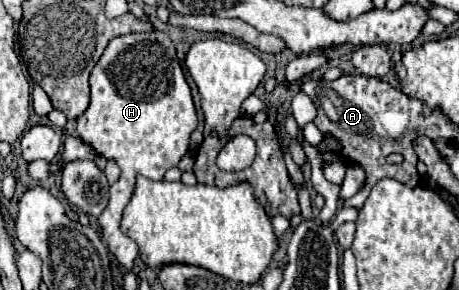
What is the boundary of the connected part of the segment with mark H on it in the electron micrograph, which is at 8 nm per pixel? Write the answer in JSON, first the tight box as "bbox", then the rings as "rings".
{"bbox":[77,30,199,270],"rings":[[[159,30],[131,32],[125,36],[115,36],[107,44],[107,48],[101,54],[99,62],[95,64],[95,68],[91,70],[89,84],[91,84],[91,104],[85,110],[85,114],[81,118],[77,118],[77,132],[79,132],[81,140],[85,144],[89,144],[97,154],[105,156],[107,160],[115,160],[117,166],[121,168],[121,176],[111,186],[111,192],[109,192],[109,206],[97,218],[97,222],[101,226],[101,234],[103,234],[109,250],[115,254],[115,258],[119,260],[119,264],[125,270],[131,270],[133,260],[139,254],[139,248],[129,236],[125,236],[121,232],[119,224],[121,224],[121,214],[133,196],[135,178],[137,178],[137,174],[143,174],[153,180],[163,180],[165,172],[179,164],[179,160],[189,150],[189,138],[191,138],[193,130],[199,126],[197,110],[193,104],[191,88],[189,88],[187,78],[177,60],[175,46],[173,46],[171,38]]]}

